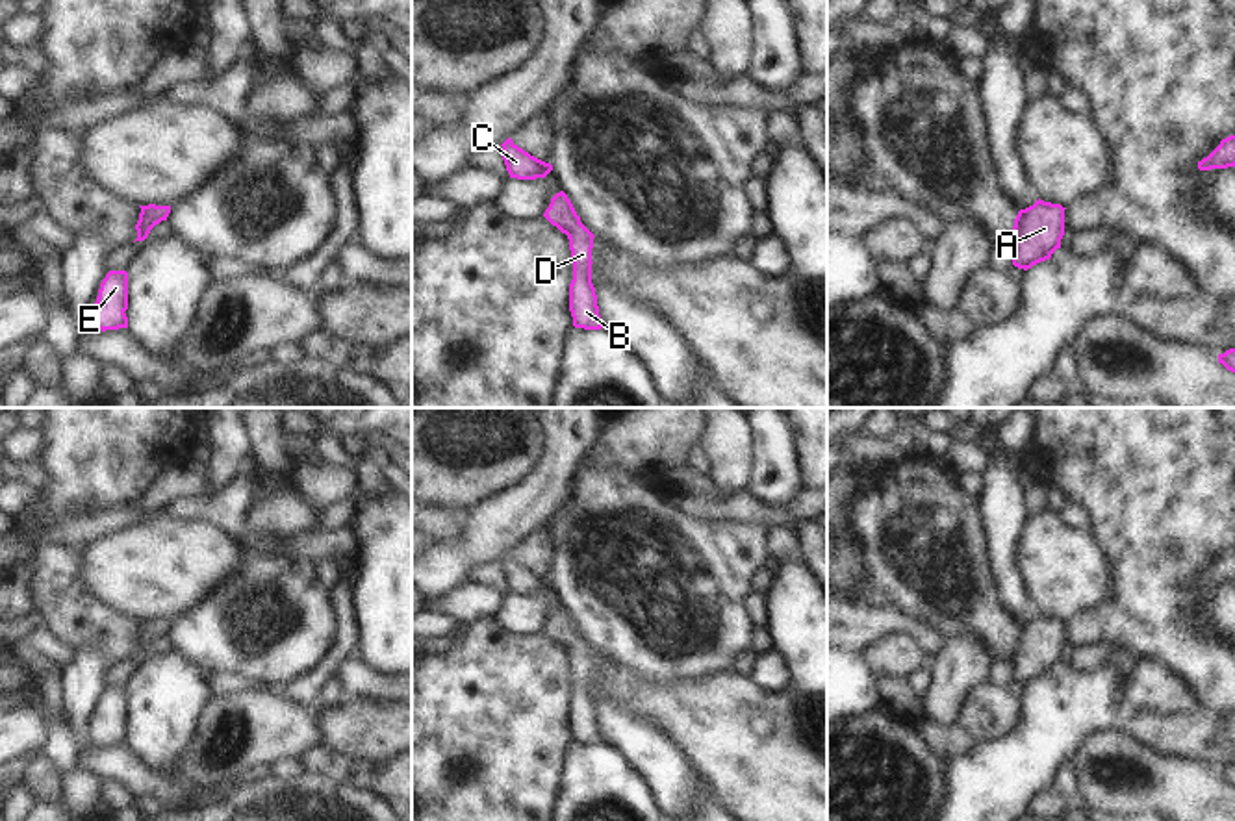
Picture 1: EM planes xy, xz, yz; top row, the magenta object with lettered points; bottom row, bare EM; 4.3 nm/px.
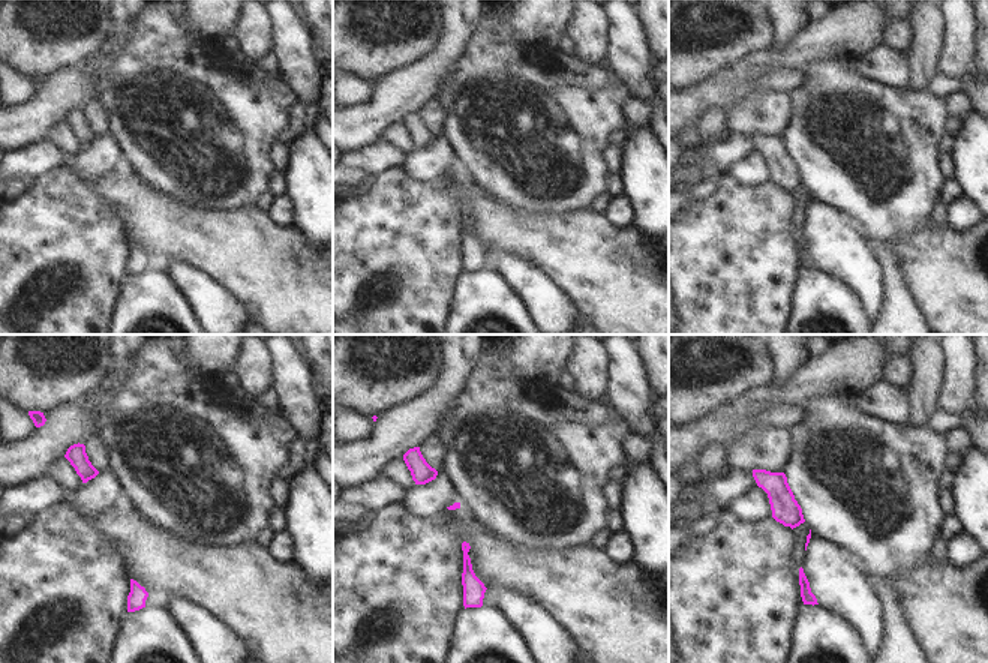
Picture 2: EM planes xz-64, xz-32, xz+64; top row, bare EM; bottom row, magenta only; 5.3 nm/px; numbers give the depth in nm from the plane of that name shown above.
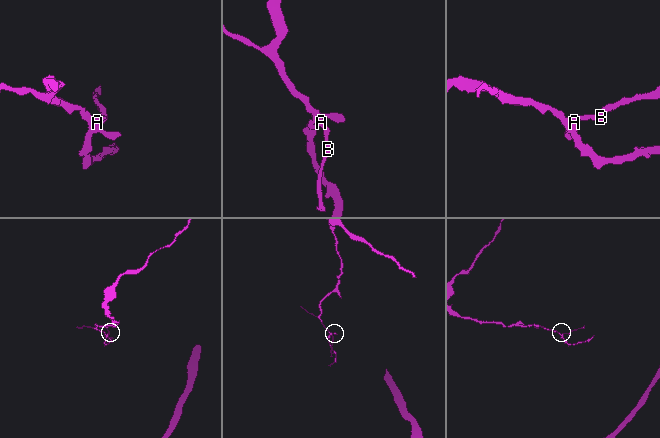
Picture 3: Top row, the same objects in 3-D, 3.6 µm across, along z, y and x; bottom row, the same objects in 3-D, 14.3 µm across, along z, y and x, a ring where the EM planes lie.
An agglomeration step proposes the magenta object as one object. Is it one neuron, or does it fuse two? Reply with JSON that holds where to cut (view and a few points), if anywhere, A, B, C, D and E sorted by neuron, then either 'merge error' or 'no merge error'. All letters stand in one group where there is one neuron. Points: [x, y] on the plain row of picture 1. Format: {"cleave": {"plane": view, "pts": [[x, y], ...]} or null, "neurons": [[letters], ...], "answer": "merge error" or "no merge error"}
{"cleave": null, "neurons": [["A", "B", "C", "D", "E"]], "answer": "no merge error"}

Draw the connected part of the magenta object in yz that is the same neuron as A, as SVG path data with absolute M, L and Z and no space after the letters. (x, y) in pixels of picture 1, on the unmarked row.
M1038 613L1033 621L1018 626L1009 656L1014 682L1027 686L1061 663L1064 625L1061 619Z

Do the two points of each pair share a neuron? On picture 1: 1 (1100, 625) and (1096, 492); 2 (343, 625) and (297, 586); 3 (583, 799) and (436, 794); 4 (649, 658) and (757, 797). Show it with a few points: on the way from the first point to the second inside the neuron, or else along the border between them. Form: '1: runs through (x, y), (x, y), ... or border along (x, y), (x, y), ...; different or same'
1: runs through (1124, 592), (1124, 525); same
2: border along (332, 592), (334, 644), (323, 660); different
3: border along (570, 757), (564, 792), (557, 801); different
4: border along (629, 668), (664, 684), (712, 675); different

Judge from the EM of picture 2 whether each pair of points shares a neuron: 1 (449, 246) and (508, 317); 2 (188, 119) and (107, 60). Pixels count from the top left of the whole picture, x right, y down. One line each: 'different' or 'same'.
1: different
2: same

